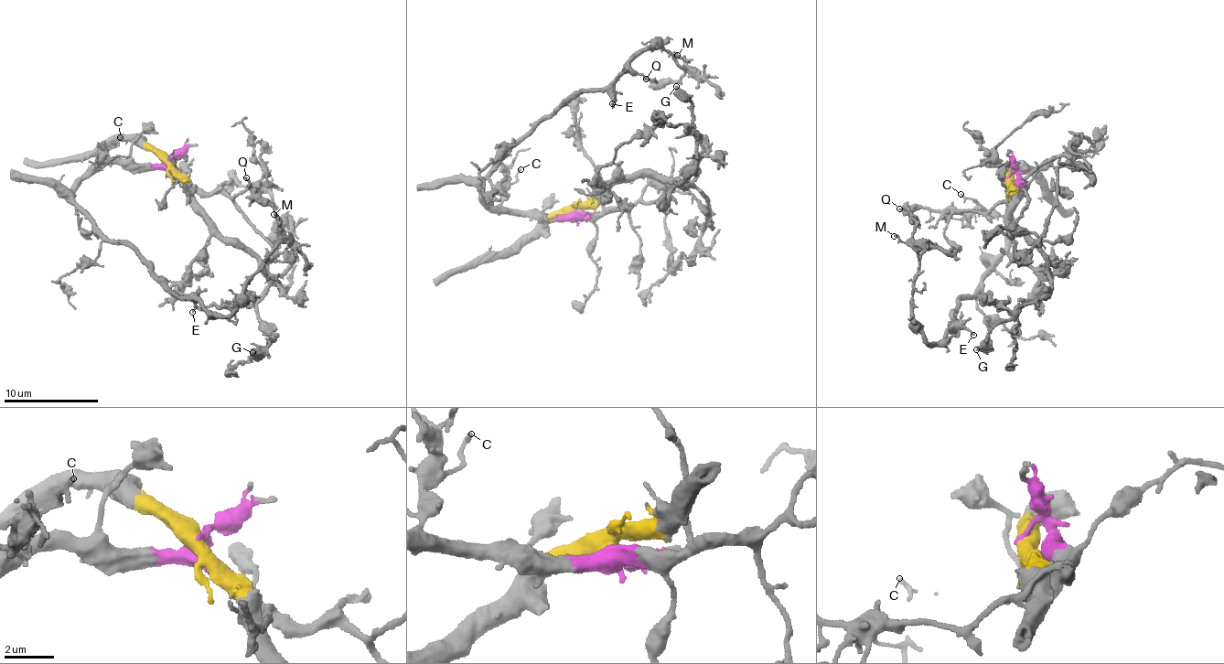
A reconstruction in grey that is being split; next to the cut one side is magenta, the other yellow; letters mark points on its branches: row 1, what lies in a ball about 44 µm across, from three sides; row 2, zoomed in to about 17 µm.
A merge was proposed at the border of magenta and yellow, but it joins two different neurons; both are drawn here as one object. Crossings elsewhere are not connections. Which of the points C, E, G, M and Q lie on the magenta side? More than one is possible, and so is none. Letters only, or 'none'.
C, E, M, Q

